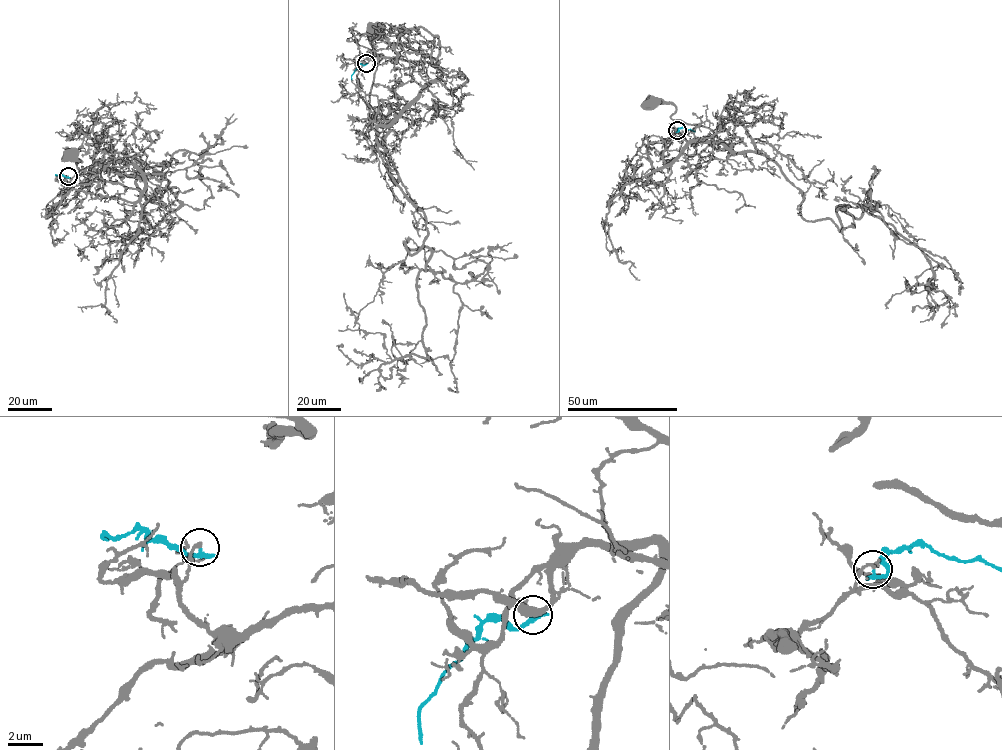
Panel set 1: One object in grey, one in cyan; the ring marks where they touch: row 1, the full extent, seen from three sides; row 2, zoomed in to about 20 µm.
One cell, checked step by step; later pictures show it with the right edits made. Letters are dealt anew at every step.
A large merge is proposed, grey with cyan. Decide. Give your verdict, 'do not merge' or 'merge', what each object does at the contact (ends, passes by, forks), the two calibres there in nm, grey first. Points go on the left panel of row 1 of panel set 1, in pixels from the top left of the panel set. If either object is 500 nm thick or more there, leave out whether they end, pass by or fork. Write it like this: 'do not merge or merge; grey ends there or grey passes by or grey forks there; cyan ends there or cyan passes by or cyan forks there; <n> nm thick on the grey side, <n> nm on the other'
do not merge; grey ends there; cyan ends there; 200 nm thick on the grey side, 320 nm on the other

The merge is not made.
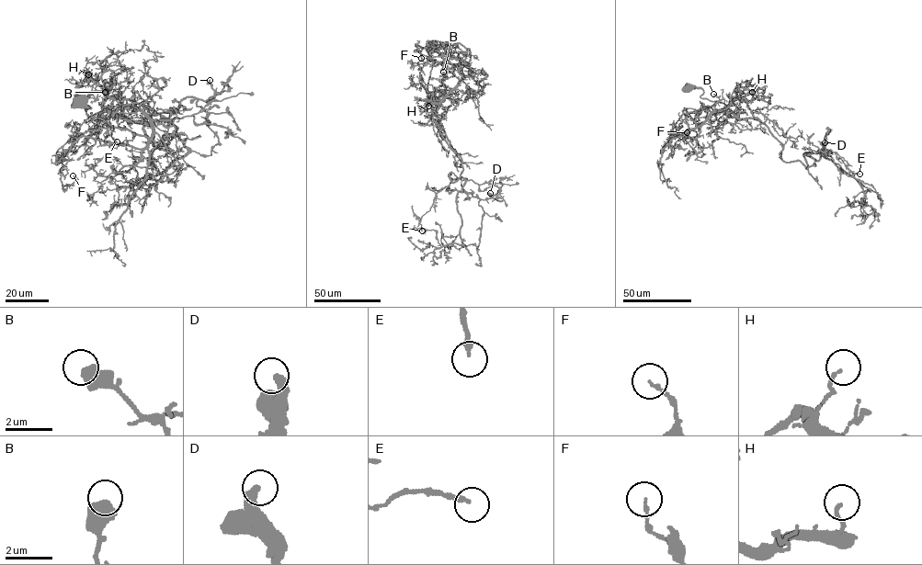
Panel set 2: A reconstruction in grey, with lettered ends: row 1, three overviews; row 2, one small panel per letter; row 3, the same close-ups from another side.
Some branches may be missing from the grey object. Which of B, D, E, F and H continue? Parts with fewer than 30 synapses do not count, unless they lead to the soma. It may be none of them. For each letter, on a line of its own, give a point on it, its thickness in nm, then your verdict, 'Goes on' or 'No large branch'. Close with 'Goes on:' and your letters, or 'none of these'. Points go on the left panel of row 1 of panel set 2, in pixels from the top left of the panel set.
B: Place: (105, 92). Thickness 600 nm. No large branch
D: Place: (210, 80). Thickness 360 nm. No large branch
E: Place: (117, 141). Thickness 200 nm. No large branch
F: Place: (73, 175). Thickness 130 nm. No large branch
H: Place: (88, 74). Thickness 140 nm. No large branch
Goes on: none of these

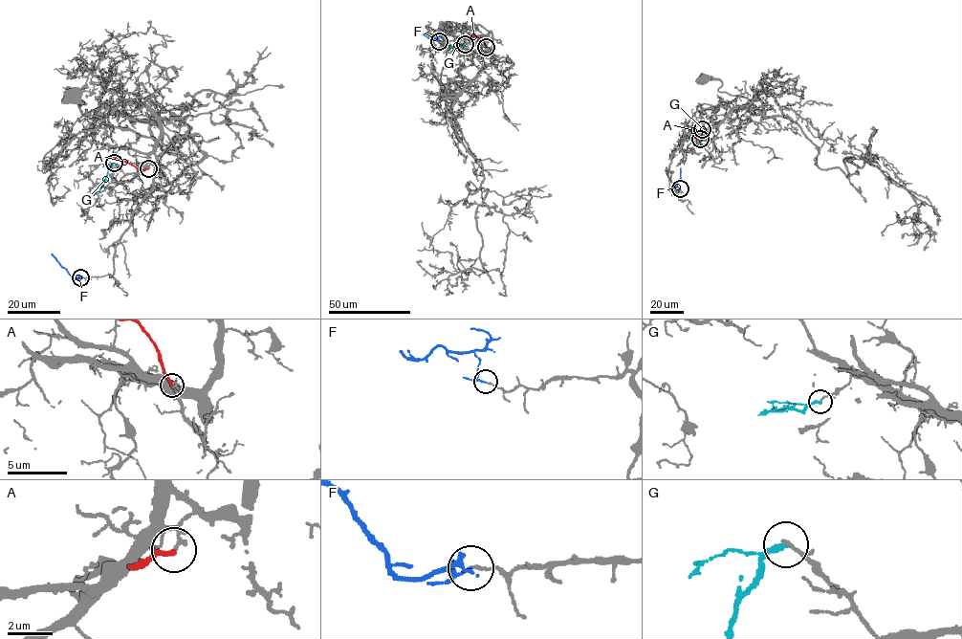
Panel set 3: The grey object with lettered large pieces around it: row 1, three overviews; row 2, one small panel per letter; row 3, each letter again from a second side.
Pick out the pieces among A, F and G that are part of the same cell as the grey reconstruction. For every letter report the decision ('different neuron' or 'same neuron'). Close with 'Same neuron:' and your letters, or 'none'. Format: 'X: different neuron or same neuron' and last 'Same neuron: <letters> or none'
A: different neuron
F: same neuron
G: different neuron
Same neuron: F

